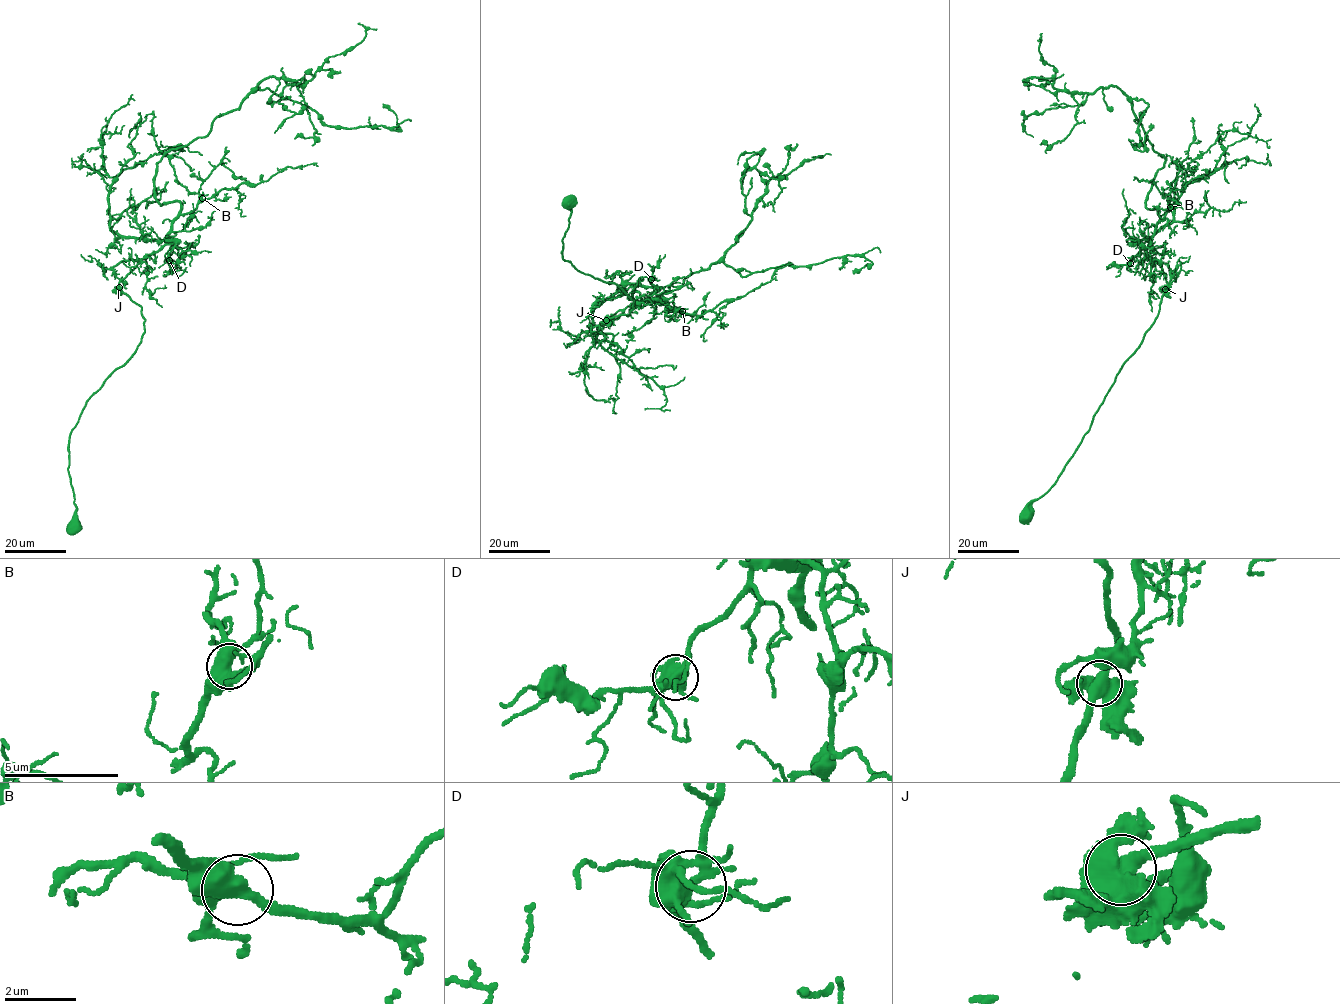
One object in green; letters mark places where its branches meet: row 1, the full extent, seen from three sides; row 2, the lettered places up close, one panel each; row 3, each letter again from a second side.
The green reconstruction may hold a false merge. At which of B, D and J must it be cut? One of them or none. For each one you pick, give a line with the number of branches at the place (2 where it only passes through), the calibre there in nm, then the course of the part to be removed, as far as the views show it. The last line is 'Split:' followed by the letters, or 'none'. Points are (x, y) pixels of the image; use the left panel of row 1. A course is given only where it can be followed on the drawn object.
Split: none

